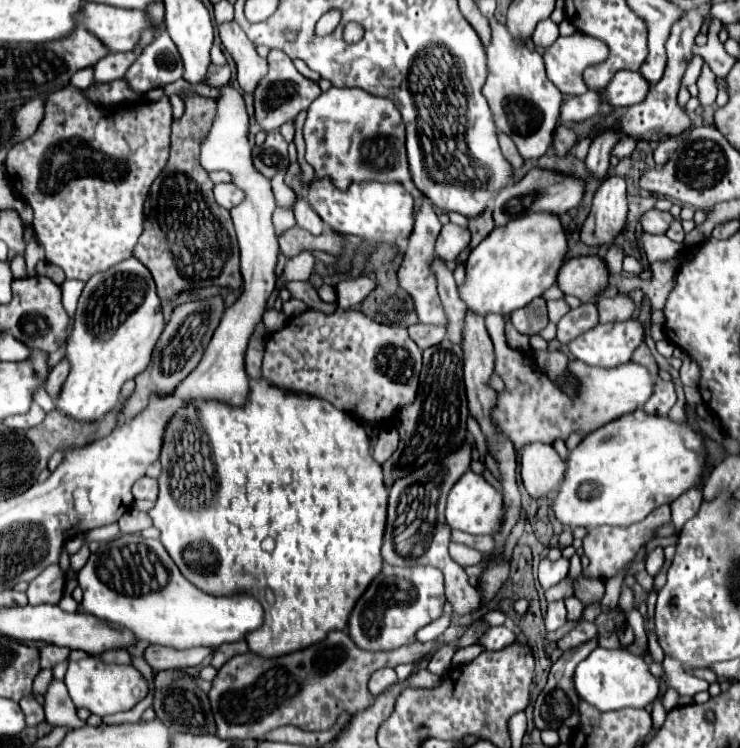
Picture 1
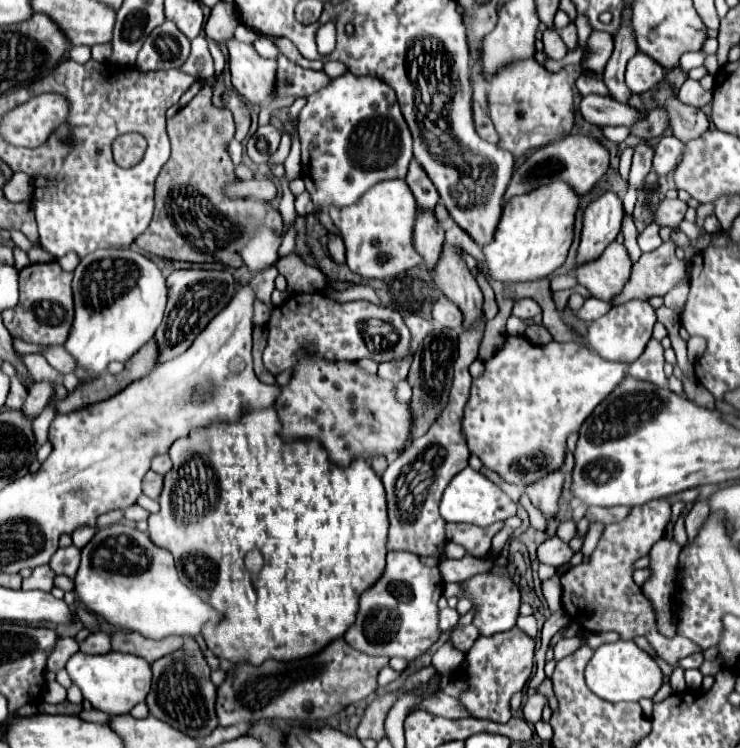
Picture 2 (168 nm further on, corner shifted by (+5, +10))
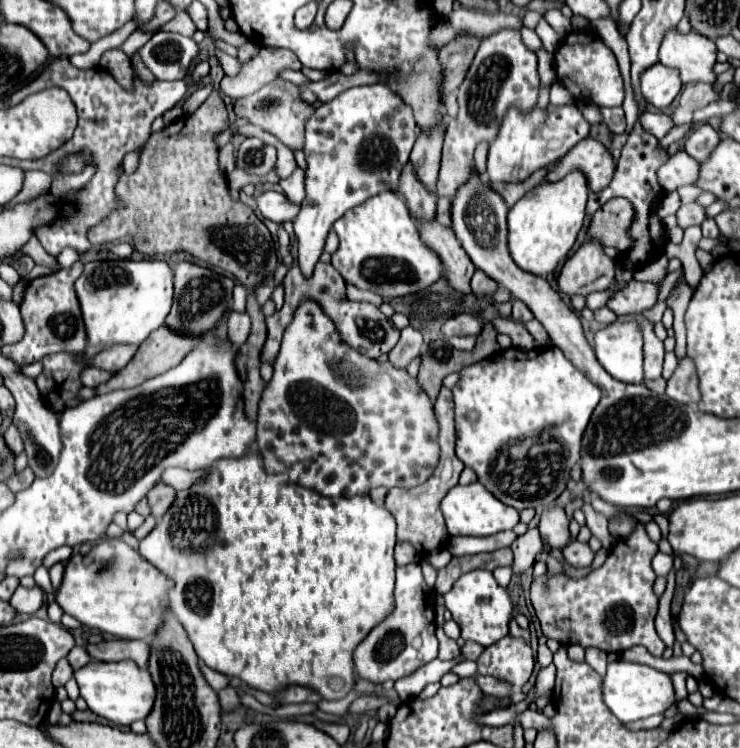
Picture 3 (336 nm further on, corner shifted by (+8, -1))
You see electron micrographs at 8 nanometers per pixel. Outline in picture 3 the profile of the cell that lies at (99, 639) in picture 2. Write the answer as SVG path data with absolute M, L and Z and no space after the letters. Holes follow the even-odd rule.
M74 646L74 648L70 650L70 654L66 656L66 660L70 662L70 666L72 666L74 670L78 670L78 668L82 668L84 664L90 662L90 656L88 656L88 652L86 652L82 646Z

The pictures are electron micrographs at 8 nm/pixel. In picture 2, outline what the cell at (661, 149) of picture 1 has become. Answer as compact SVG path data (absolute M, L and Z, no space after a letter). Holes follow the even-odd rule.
M663 135L655 147L655 157L653 157L653 171L657 175L669 175L679 159L681 159L681 153L683 153L683 143L673 137L673 135Z

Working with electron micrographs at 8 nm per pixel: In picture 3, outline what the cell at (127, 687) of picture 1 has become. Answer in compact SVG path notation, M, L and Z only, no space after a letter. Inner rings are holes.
M122 660L122 662L90 662L84 668L80 668L78 672L74 672L74 678L80 686L80 696L86 700L88 708L114 722L116 726L122 724L132 724L136 720L144 720L156 700L156 688L152 682L152 676L148 670L138 668L134 662L130 660Z

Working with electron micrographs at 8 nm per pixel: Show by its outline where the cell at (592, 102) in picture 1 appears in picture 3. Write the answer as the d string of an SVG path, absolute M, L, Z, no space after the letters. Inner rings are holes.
M644 112L642 122L642 126L656 138L664 138L674 128L674 122L666 112Z

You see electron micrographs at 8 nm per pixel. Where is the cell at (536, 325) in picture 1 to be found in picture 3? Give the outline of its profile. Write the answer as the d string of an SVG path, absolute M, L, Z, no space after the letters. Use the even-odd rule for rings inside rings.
M514 300L512 304L514 304L514 308L512 308L512 318L514 318L514 320L518 320L518 322L528 322L528 320L534 318L534 314L530 312L530 308L528 308L526 304L522 304L520 300Z

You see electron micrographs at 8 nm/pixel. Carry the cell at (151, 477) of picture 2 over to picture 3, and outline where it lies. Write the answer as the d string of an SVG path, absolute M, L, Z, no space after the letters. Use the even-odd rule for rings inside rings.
M158 482L150 492L148 492L148 502L152 508L152 516L156 516L158 520L168 512L170 504L174 502L176 490L164 482Z

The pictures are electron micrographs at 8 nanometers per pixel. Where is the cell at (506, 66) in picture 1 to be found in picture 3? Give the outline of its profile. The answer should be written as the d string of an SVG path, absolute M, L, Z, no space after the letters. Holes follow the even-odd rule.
M574 104L548 108L546 112L534 108L530 114L520 114L516 108L510 108L502 120L498 138L490 144L488 176L492 182L524 182L532 172L568 154L568 150L588 138L588 134L590 122Z

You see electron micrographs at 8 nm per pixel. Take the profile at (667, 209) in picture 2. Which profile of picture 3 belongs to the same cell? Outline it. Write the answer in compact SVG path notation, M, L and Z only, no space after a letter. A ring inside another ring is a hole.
M692 202L692 204L684 204L680 210L678 210L678 224L680 228L688 228L692 224L702 224L708 216L706 216L706 208L700 206L698 202Z

